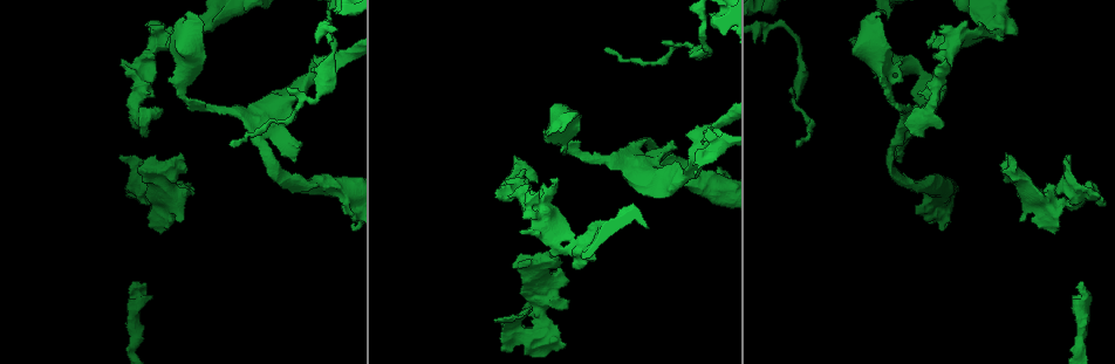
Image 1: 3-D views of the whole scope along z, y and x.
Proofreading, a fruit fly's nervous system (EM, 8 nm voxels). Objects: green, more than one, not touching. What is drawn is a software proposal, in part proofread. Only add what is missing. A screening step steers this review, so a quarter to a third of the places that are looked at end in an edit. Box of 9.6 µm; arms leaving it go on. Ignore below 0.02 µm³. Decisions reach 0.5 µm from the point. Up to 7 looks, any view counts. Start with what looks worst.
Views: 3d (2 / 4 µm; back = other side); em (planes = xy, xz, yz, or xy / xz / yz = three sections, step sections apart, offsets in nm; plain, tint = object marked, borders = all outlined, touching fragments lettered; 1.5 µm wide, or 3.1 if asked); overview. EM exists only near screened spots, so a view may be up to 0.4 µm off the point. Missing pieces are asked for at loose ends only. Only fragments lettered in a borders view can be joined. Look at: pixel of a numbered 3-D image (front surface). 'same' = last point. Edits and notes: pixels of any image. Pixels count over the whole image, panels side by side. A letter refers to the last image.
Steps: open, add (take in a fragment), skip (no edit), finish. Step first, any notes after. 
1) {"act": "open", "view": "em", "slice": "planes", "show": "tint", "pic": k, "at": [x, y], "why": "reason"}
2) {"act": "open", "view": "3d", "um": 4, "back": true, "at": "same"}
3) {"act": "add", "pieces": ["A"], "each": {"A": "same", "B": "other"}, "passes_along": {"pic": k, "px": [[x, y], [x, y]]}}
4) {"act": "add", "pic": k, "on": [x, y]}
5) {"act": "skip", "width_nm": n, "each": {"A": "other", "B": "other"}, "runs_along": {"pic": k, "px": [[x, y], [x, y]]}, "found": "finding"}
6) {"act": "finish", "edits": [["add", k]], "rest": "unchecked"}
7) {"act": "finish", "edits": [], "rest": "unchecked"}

{"act": "open", "view": "3d", "um": 4, "back": true, "pic": 1, "at": [899, 160], "why": "branch stops here"}

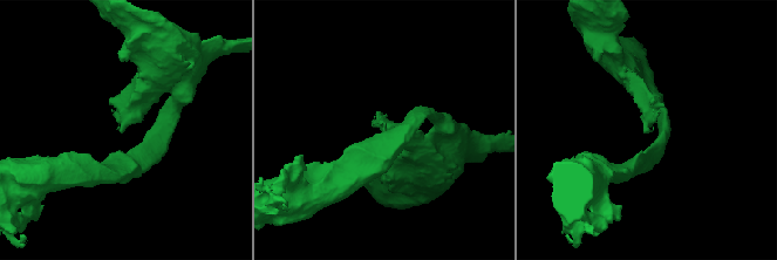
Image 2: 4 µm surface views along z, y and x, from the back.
{"act": "open", "view": "em", "slice": "planes", "show": "tint", "pic": 2, "at": [382, 130], "why": "now the EM"}

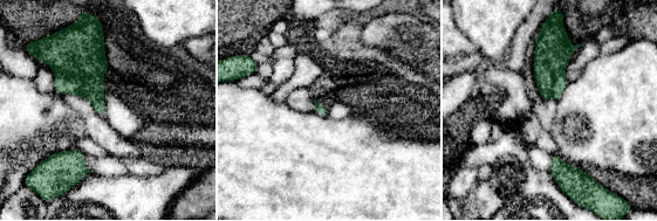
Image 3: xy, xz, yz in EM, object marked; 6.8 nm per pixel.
{"act": "open", "view": "em", "slice": "planes", "show": "borders", "at": "same"}

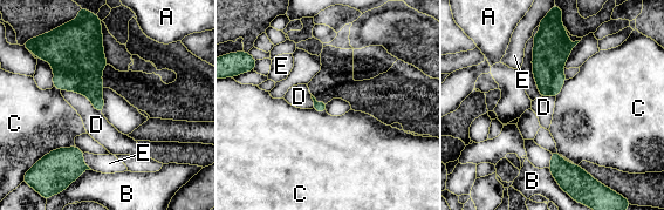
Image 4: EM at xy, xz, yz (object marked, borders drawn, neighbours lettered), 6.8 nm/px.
{"act": "skip", "each": {"A": "other", "B": "other", "C": "other", "D": "other", "E": "other"}, "border": {"pic": 4, "px": [[75, 146], [57, 148], [40, 157]]}, "found": "no lettered fragment goes on from it"}

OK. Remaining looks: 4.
{"act": "open", "view": "em", "slice": "xz", "step": 4, "show": "borders", "pic": 1, "at": [121, 158]}

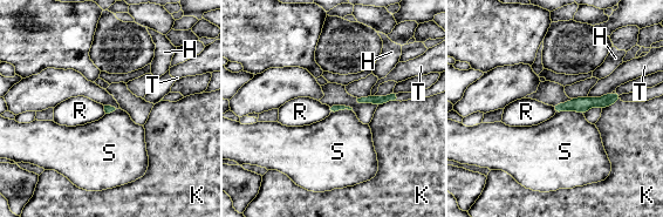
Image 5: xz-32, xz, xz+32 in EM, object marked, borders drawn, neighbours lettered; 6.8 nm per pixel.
{"act": "skip", "each": {"H": "other", "K": "other", "R": "other", "S": "other", "T": "other"}, "border": {"pic": 5, "px": [[582, 113], [565, 110], [555, 114]]}, "found": "no lettered fragment goes on from it"}

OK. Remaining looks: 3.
{"act": "open", "view": "em", "slice": "xz", "step": 4, "show": "borders", "pic": 1, "at": [282, 90], "why": "stops while still wide"}

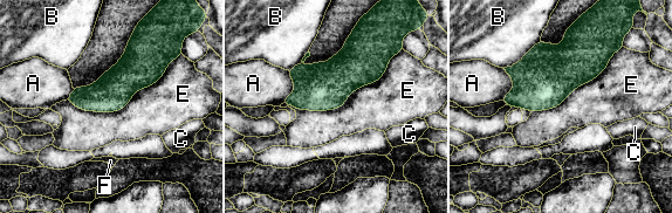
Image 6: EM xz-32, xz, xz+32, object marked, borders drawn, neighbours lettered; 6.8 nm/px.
{"act": "open", "view": "em", "slice": "planes", "show": "borders", "at": "same", "why": "cut it another way"}

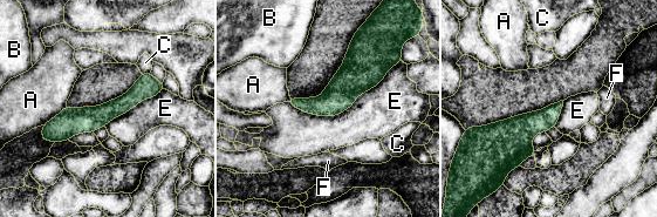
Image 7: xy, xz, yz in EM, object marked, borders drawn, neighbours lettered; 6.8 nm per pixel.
{"act": "skip", "longest_contact_nm": ["E", 800], "each": {"A": "other", "B": "other", "C": "other", "E": "other", "F": "other"}, "found": "none of them fits"}

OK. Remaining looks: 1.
{"act": "finish", "edits": [], "rest": "unchecked"}

